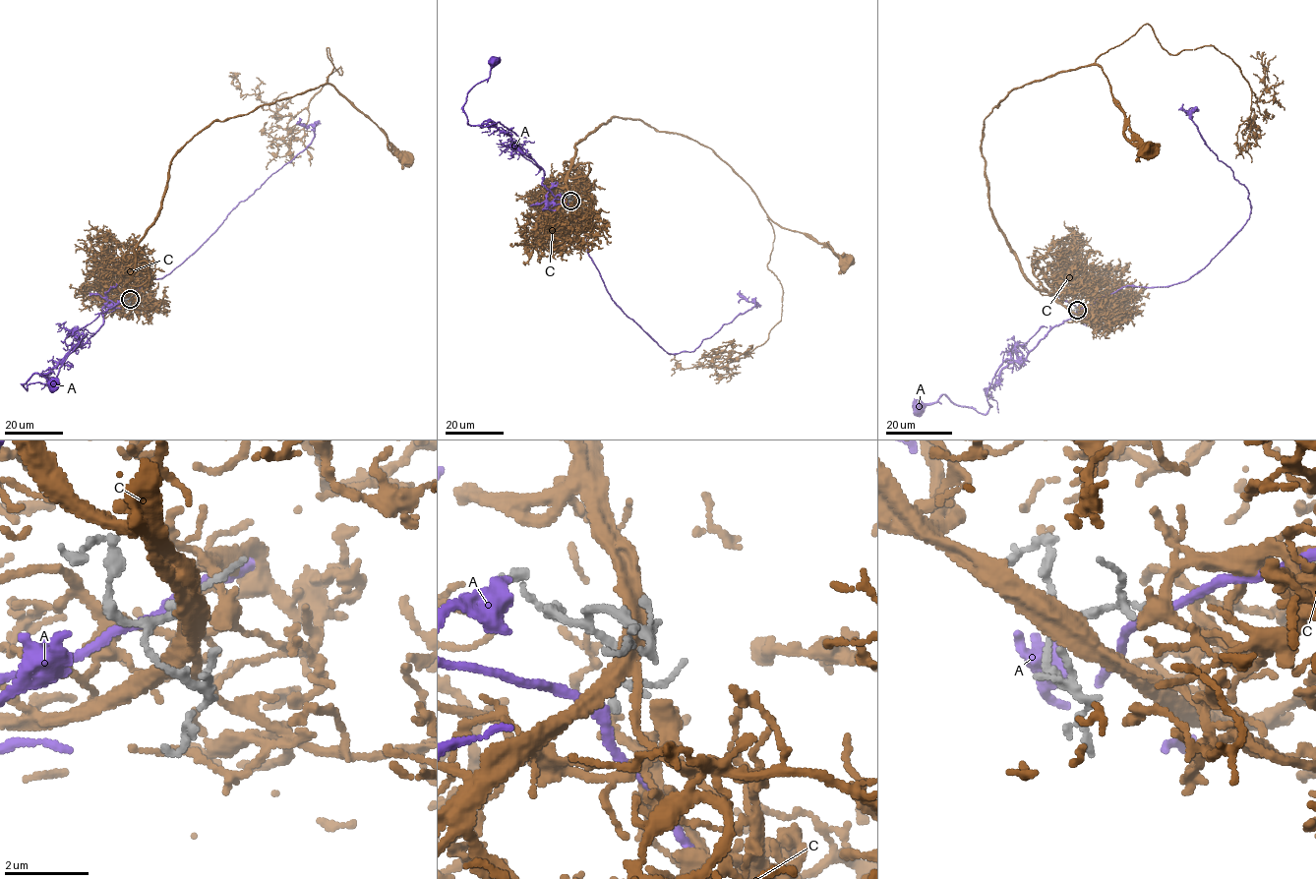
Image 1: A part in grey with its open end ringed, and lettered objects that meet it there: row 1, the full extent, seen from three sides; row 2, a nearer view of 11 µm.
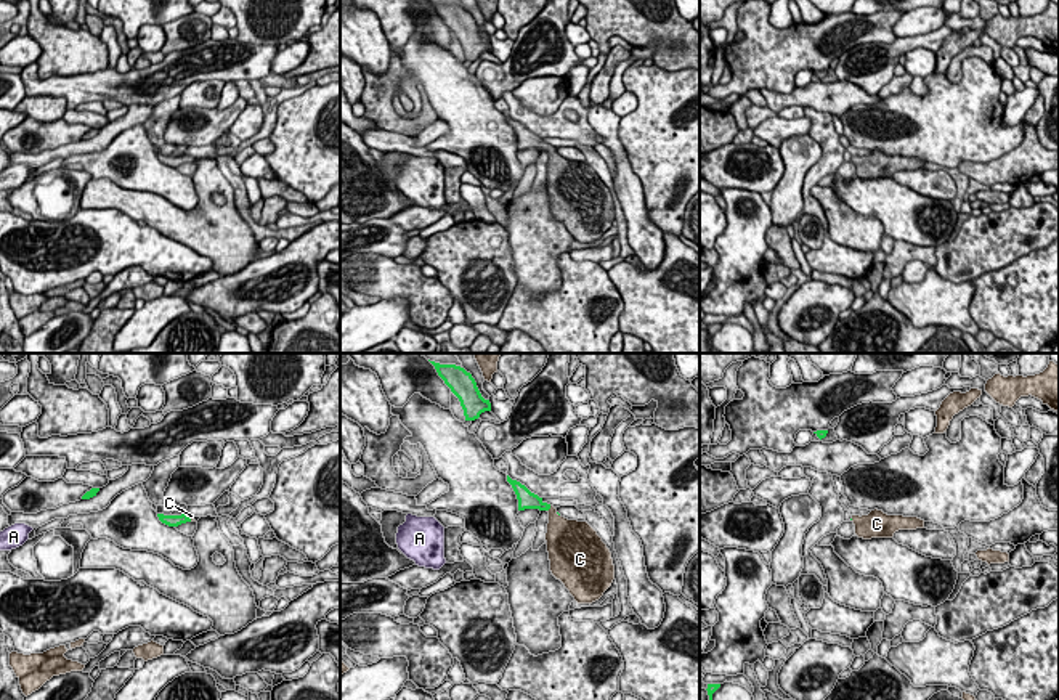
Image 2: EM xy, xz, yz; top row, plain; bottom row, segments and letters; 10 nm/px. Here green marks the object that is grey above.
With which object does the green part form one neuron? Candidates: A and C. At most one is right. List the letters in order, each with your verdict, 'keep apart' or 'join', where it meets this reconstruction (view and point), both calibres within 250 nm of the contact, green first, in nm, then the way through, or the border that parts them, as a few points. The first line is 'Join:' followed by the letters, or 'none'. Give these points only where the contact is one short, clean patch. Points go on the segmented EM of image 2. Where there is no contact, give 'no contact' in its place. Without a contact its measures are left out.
Join: C
A: keep apart; no contact
C: join; meets green in xz at (549, 508); 190 nm thick on the green side, 260 nm on the other; runs through xz (527, 500), (549, 508), (559, 529)

